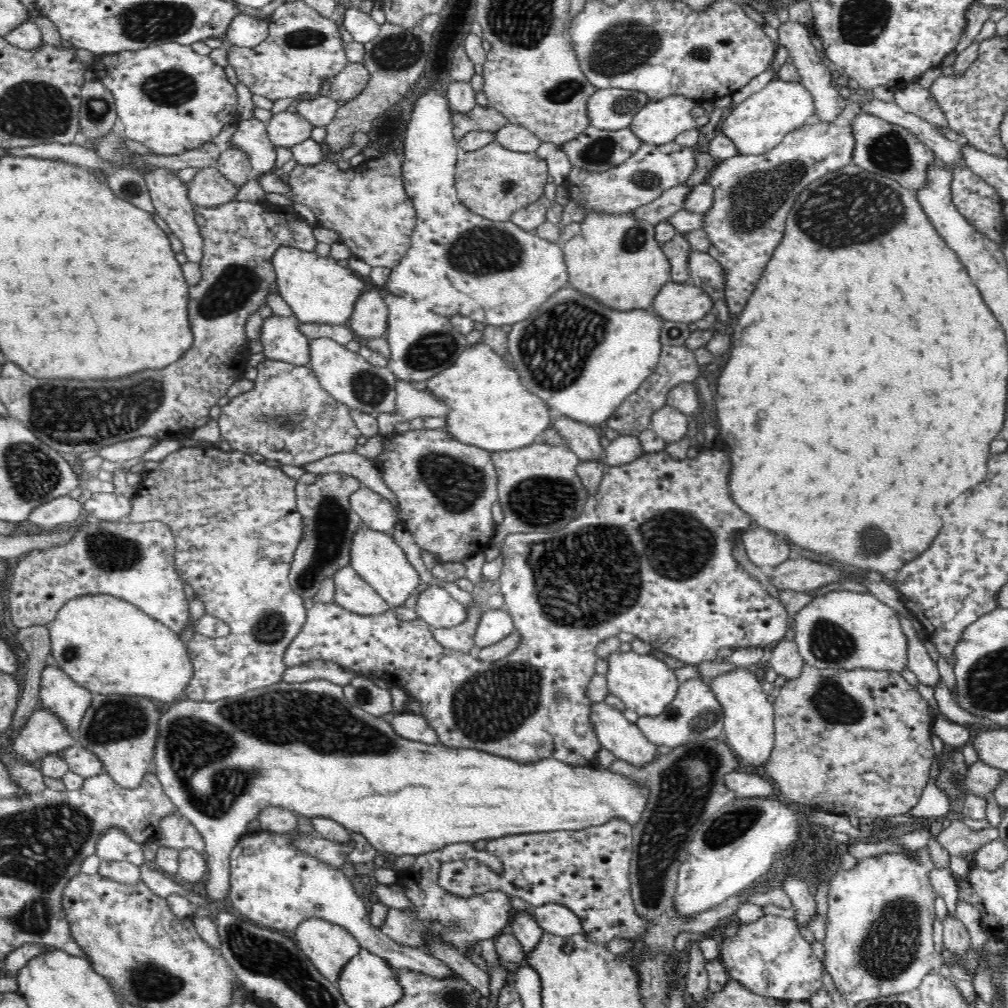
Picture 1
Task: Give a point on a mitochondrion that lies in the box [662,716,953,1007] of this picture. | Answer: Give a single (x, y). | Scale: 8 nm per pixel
(892, 944)

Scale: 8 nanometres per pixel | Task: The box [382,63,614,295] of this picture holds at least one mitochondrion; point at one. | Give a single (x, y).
(480, 249)

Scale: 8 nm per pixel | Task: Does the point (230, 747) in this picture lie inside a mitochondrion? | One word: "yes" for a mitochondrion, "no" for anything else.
yes

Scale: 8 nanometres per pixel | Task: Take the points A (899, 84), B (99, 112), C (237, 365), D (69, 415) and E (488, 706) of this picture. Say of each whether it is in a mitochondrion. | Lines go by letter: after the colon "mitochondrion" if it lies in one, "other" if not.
A: other
B: mitochondrion
C: other
D: mitochondrion
E: mitochondrion

